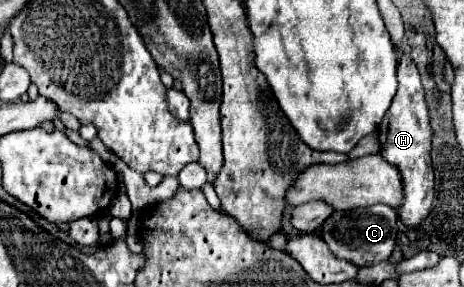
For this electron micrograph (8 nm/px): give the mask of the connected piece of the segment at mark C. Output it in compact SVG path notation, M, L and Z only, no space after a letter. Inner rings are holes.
M374 204L368 208L356 208L346 212L336 210L322 224L322 232L320 232L320 238L328 244L330 252L336 258L348 260L356 266L372 266L382 260L388 260L388 256L394 250L396 236L398 236L398 214L394 208L386 204ZM368 254L372 254L372 260L366 258Z

